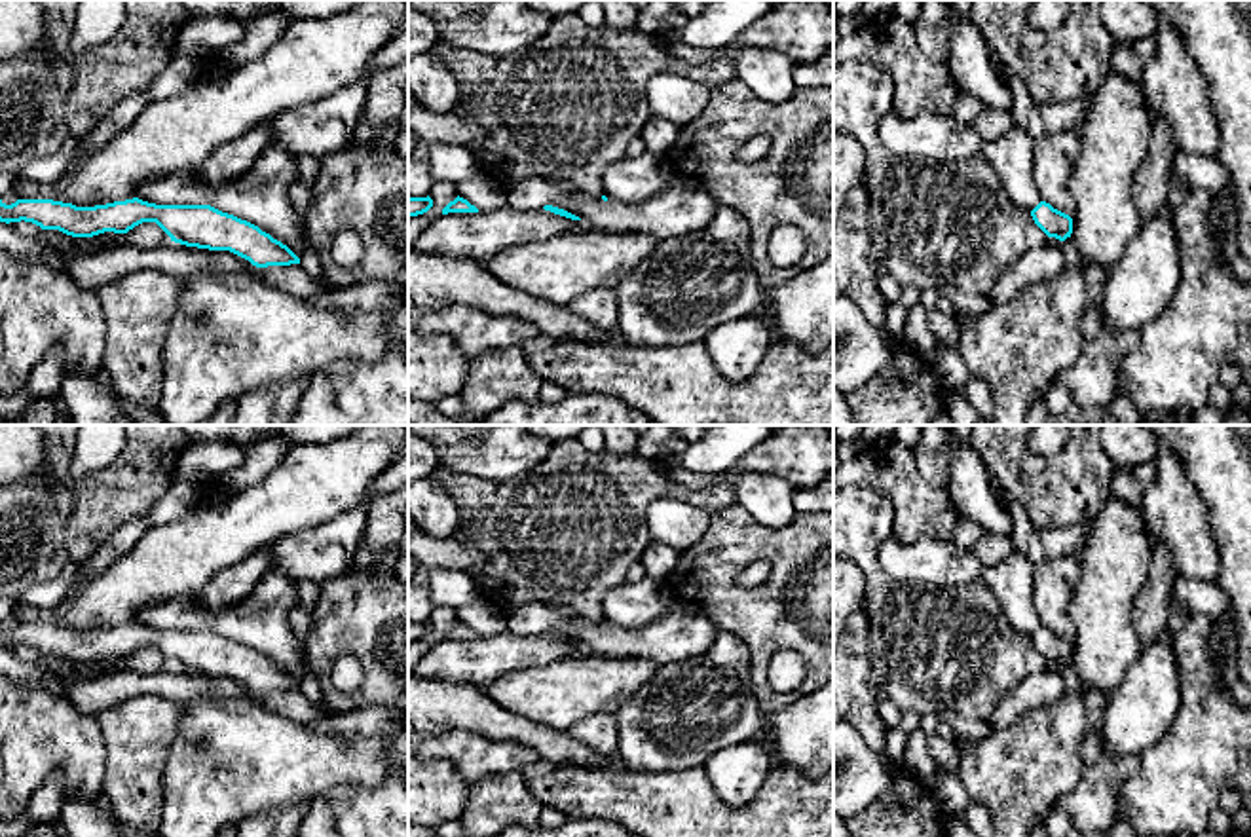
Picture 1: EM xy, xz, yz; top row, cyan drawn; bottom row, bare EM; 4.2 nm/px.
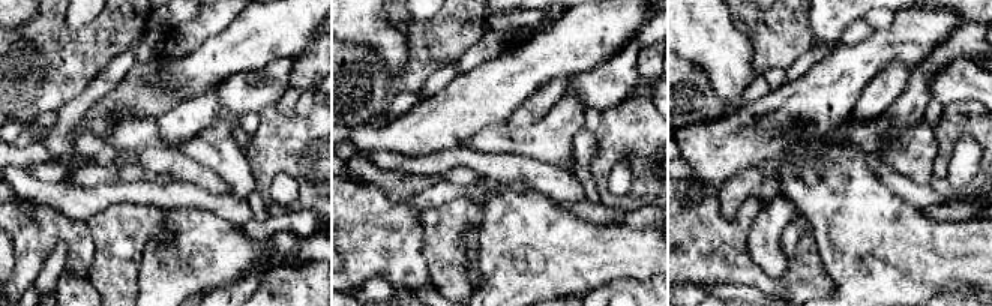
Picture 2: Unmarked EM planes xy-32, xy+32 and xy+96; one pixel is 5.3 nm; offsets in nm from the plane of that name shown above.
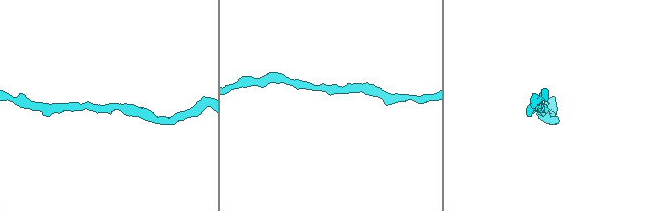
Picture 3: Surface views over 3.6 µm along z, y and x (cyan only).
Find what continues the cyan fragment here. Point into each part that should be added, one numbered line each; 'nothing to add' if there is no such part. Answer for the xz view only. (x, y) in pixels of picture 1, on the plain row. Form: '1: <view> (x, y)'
nothing to add

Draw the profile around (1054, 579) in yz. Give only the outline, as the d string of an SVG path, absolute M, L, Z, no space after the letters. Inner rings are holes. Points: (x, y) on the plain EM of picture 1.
M1073 552L1050 558L1035 566L1035 609L1042 626L1054 634L1074 640L1069 617L1074 585L1080 579L1080 558Z

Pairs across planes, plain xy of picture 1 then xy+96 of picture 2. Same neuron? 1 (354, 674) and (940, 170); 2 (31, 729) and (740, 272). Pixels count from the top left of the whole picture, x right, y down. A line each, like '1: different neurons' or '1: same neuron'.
1: different neurons
2: same neuron

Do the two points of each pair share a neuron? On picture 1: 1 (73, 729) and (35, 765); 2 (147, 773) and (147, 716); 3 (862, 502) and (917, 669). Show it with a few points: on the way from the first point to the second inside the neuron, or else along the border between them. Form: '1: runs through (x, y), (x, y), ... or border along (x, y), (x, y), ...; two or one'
1: runs through (63, 739), (44, 756); one
2: runs through (147, 760), (147, 729); one
3: runs through (862, 543), (874, 576), (912, 627); one

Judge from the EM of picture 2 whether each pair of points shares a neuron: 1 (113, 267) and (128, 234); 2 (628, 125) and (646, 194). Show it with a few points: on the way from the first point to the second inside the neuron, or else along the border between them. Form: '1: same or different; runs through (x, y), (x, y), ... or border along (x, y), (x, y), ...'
1: same; runs through (116, 260), (120, 242)
2: same; runs through (644, 141), (646, 177)

